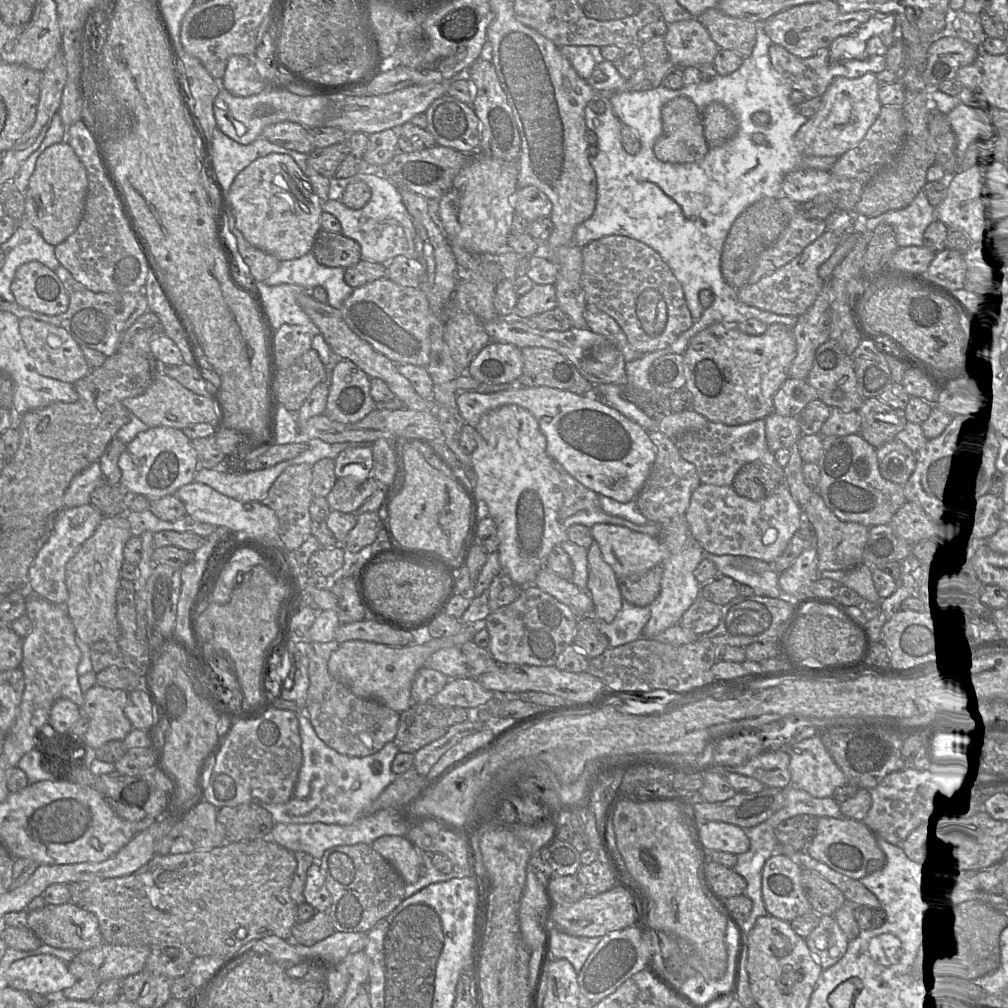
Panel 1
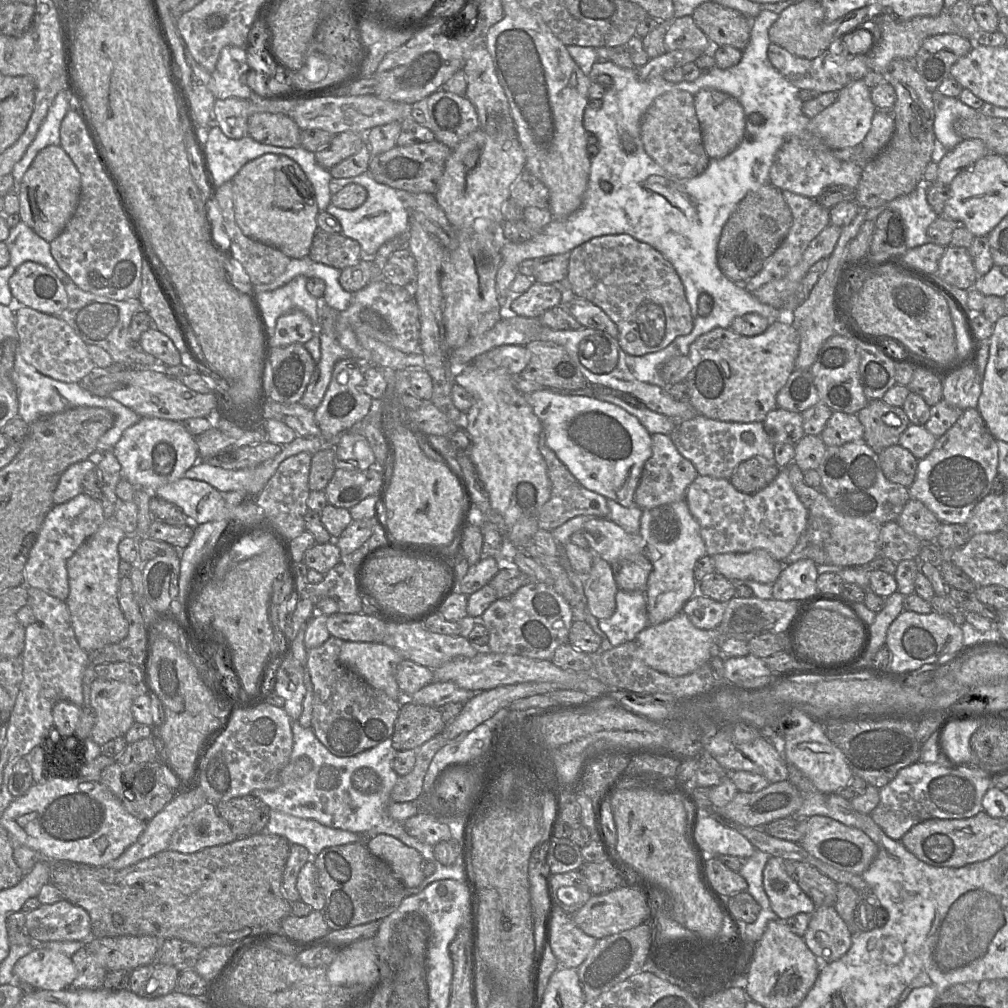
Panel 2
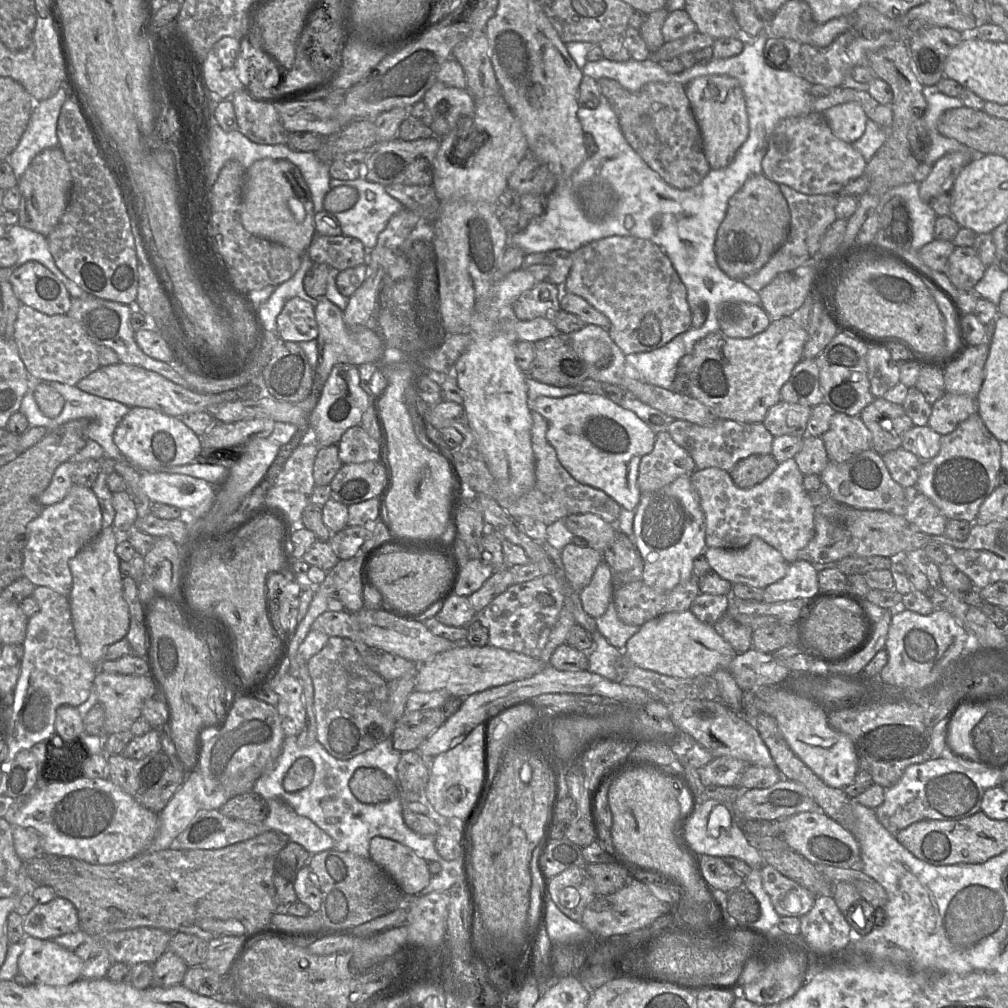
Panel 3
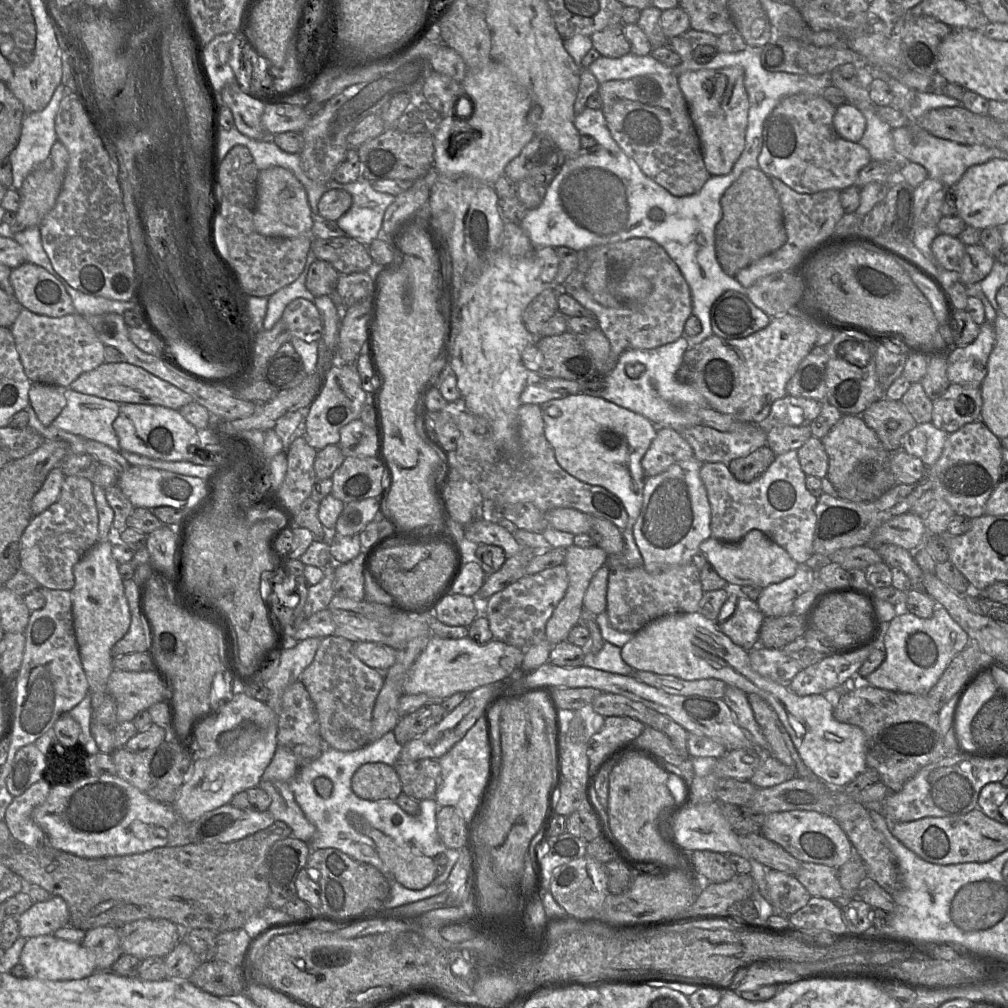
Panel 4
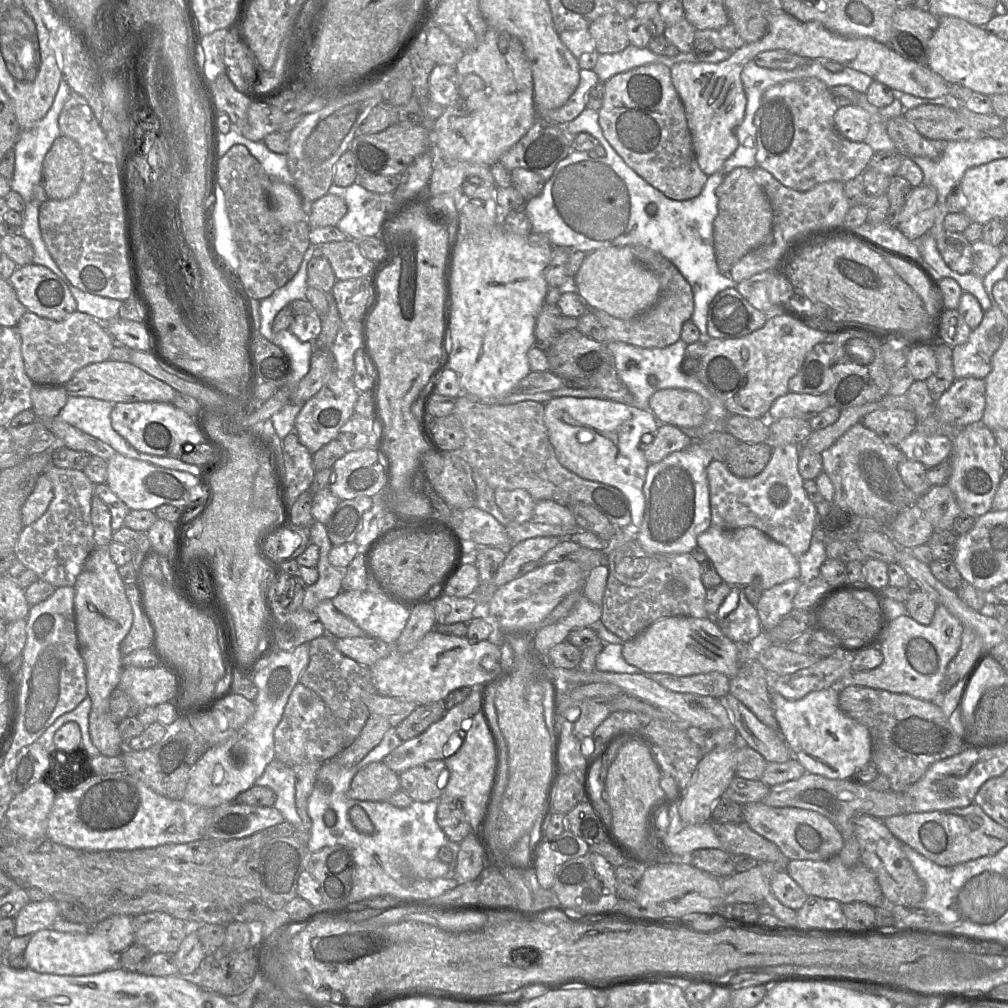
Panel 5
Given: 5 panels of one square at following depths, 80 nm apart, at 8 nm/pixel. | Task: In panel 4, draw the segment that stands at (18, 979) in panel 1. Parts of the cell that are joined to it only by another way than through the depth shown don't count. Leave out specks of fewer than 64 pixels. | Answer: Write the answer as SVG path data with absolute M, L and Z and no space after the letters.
M53 934L28 938L19 963L28 977L50 981L83 979L98 971L94 955L81 943L63 940Z

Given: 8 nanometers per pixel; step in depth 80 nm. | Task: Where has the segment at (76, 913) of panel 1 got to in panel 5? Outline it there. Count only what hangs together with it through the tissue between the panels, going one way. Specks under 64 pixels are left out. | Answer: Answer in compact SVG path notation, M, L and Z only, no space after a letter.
M52 899L29 902L14 917L15 934L16 936L32 935L40 930L51 928L58 918L59 910Z

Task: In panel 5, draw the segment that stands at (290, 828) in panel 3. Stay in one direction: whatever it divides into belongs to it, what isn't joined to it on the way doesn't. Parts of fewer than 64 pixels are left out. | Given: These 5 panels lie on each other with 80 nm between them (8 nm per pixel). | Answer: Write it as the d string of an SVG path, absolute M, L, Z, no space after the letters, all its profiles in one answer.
M276 758L265 768L255 785L271 788L276 794L273 805L280 811L284 820L291 823L296 832L303 832L303 825L295 805L295 773L293 767Z

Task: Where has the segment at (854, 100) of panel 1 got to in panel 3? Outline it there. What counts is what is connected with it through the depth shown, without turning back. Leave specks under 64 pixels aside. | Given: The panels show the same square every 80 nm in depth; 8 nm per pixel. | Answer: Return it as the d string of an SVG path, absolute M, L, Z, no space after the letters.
M846 102L823 112L833 134L847 143L853 143L864 133L868 116L857 102Z

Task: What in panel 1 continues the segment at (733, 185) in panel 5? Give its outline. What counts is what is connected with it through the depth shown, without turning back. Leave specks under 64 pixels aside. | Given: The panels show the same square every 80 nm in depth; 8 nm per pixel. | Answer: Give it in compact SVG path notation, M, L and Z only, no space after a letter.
M761 198L747 206L733 222L721 254L721 272L724 280L731 287L740 289L748 284L761 254L784 233L788 225L788 214L781 208L780 199Z

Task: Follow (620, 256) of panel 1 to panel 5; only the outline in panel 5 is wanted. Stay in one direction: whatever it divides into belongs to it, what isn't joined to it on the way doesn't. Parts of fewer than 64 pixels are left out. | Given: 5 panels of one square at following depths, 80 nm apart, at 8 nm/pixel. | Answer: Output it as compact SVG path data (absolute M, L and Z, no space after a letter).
M633 246L636 259L658 278L659 297L656 303L640 315L622 320L614 318L598 309L589 309L598 318L606 332L608 342L618 341L641 348L664 348L677 342L681 336L682 326L691 319L694 311L693 291L688 281L677 267L659 252L645 246Z

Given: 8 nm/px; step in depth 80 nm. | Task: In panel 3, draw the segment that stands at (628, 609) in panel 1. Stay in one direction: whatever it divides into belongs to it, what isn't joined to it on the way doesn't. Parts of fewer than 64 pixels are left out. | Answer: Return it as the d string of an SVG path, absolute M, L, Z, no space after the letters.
M613 601L609 603L606 612L596 618L598 631L618 649L623 649L627 641L636 634L641 626L628 625L622 622L616 611Z

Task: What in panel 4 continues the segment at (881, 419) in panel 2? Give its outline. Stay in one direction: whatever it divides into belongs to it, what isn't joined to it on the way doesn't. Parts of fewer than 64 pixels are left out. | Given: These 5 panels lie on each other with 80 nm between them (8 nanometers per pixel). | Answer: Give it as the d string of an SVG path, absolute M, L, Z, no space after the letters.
M886 397L872 403L861 416L889 452L901 449L904 435L918 424L901 401Z

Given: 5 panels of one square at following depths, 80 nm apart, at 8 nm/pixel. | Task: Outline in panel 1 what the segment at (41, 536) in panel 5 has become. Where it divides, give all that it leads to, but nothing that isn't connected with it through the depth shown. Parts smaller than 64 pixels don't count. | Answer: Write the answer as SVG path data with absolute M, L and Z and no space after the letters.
M91 503L72 508L65 507L57 516L49 539L28 570L29 587L49 602L65 605L69 598L65 582L66 564L79 551L82 544L94 534L103 518L100 511Z

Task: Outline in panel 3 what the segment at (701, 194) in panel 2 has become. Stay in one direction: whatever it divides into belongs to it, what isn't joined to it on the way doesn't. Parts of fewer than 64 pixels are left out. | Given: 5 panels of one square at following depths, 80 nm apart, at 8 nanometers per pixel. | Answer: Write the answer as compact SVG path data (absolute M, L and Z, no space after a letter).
M766 23L766 29L763 32L761 32L758 36L756 36L754 39L745 39L744 38L745 45L744 45L744 48L743 48L743 50L741 51L740 54L738 54L734 57L731 57L731 58L726 58L726 59L715 58L711 62L709 62L708 64L705 64L705 65L695 64L692 68L685 69L684 71L682 71L681 73L678 73L678 74L668 73L667 71L665 71L662 68L662 66L659 63L652 61L650 58L648 58L644 61L636 61L634 59L630 59L626 62L616 62L616 61L611 61L611 60L606 59L606 58L602 58L601 60L598 60L598 61L587 62L585 64L585 66L582 68L583 75L588 75L588 76L592 77L593 79L595 79L597 81L601 78L609 78L609 79L616 80L623 88L625 88L626 90L631 91L631 92L639 91L643 86L645 86L647 83L650 83L650 82L661 82L661 83L677 82L677 83L679 83L679 84L681 84L685 87L690 81L692 81L693 79L700 77L700 76L727 75L727 76L731 76L733 78L736 78L739 81L741 87L742 87L744 97L745 97L745 101L746 101L746 107L747 107L747 113L748 113L748 119L749 119L749 134L747 136L747 139L743 143L743 145L740 147L740 149L737 151L733 161L727 167L725 167L723 169L718 169L718 170L710 169L710 171L704 177L704 179L698 185L696 185L692 188L685 189L685 190L676 189L676 188L668 185L659 176L659 174L657 174L655 171L653 171L643 161L643 159L633 150L633 148L629 145L629 143L625 139L625 137L624 137L624 135L623 135L623 133L620 129L616 113L614 112L613 108L609 104L608 100L601 95L601 97L600 97L601 100L600 100L600 104L599 104L598 107L596 107L594 109L590 109L590 108L583 105L583 106L580 106L580 108L577 111L577 116L578 116L578 119L579 119L579 121L582 125L584 133L592 134L596 143L597 143L597 146L598 146L597 152L594 155L588 157L569 179L561 180L559 182L557 181L556 187L547 196L547 207L546 207L544 214L542 214L541 216L538 216L538 217L531 218L530 222L528 223L528 225L525 229L517 232L515 234L511 234L510 237L509 237L509 245L520 248L526 254L530 254L530 253L548 253L548 252L556 250L556 249L563 249L563 250L566 250L566 251L572 253L572 252L576 251L577 249L579 249L581 246L588 244L592 241L602 239L602 238L615 236L615 235L632 236L632 237L636 237L636 238L642 238L642 239L647 239L647 240L652 241L657 246L659 246L662 249L662 251L668 256L668 258L670 259L673 267L677 271L681 281L683 282L683 284L685 285L685 287L687 289L687 300L688 300L688 304L689 304L691 312L692 313L695 312L696 308L698 308L701 304L705 304L708 308L708 314L707 314L707 317L706 317L704 324L700 328L689 329L688 331L686 331L686 332L676 336L675 338L673 338L669 343L662 346L661 348L655 349L655 350L650 351L650 352L641 352L641 353L633 353L633 354L626 355L625 356L625 374L629 378L638 380L642 383L655 385L655 386L658 386L658 387L672 391L673 390L673 380L675 379L675 376L677 374L677 366L678 366L680 359L684 355L692 353L694 345L699 340L701 340L702 338L706 337L709 334L712 334L712 333L720 330L719 321L718 321L718 318L717 318L717 312L718 312L719 307L722 304L727 303L727 302L747 302L747 303L754 304L754 305L760 305L760 303L761 303L759 292L752 290L747 285L745 285L742 281L729 277L718 266L717 261L716 261L715 250L714 250L715 241L716 241L716 234L717 234L717 231L718 231L720 224L722 223L722 221L723 221L723 219L726 215L727 204L728 204L728 200L730 199L730 197L743 186L745 181L750 176L763 173L762 172L762 159L765 156L765 153L767 151L768 138L769 138L769 135L771 134L772 130L774 129L774 127L783 119L790 118L790 117L804 116L804 115L808 115L808 114L812 113L812 103L815 99L815 97L811 96L811 94L810 94L810 88L813 84L809 83L804 78L797 76L796 74L794 74L791 71L774 69L766 63L766 61L764 59L763 51L764 51L764 46L765 46L767 39L768 39L768 34L767 34L767 23Z

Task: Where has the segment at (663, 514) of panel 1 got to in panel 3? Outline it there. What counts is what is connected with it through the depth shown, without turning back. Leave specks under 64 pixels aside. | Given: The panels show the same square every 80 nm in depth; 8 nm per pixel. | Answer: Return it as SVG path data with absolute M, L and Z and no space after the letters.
M668 431L659 432L653 450L640 461L638 487L641 493L654 492L695 470L695 461L688 451L679 446Z

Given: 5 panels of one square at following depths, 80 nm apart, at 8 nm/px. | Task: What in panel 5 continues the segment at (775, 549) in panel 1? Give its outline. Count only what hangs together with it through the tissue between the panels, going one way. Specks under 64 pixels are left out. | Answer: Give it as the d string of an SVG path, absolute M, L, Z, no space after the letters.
M785 444L772 449L772 456L765 467L765 469L753 478L739 478L728 471L725 464L721 461L713 460L707 467L707 479L709 485L709 498L710 498L710 513L712 525L721 529L738 529L747 526L756 527L767 536L769 536L774 541L786 546L797 558L805 554L811 544L811 540L814 535L815 529L815 519L816 519L816 506L808 497L804 487L804 479L799 474L798 463L799 463L799 450L800 446L798 444Z

